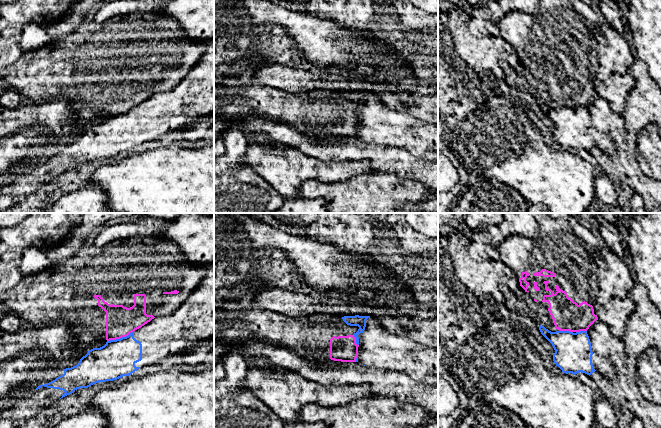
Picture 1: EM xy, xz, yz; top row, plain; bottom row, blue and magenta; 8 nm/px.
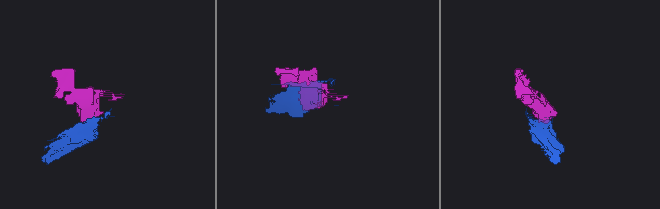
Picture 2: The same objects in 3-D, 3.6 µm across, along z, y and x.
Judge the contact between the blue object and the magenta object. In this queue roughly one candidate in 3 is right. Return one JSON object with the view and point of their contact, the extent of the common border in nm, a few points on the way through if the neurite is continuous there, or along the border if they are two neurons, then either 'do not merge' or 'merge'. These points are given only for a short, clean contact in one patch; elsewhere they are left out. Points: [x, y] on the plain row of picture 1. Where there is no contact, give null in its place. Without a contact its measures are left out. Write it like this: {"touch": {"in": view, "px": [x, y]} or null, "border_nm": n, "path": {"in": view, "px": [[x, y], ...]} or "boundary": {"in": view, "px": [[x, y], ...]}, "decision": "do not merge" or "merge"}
{"touch": {"in": "xy", "px": [120, 114]}, "border_nm": 240, "boundary": {"in": "xy", "px": [[133, 107], [125, 112], [107, 117]]}, "decision": "do not merge"}

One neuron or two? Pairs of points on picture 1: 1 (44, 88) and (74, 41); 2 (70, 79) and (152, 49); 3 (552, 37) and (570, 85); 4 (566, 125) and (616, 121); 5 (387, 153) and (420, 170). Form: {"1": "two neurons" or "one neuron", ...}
{"1": "one neuron", "2": "one neuron", "3": "one neuron", "4": "two neurons", "5": "one neuron"}

